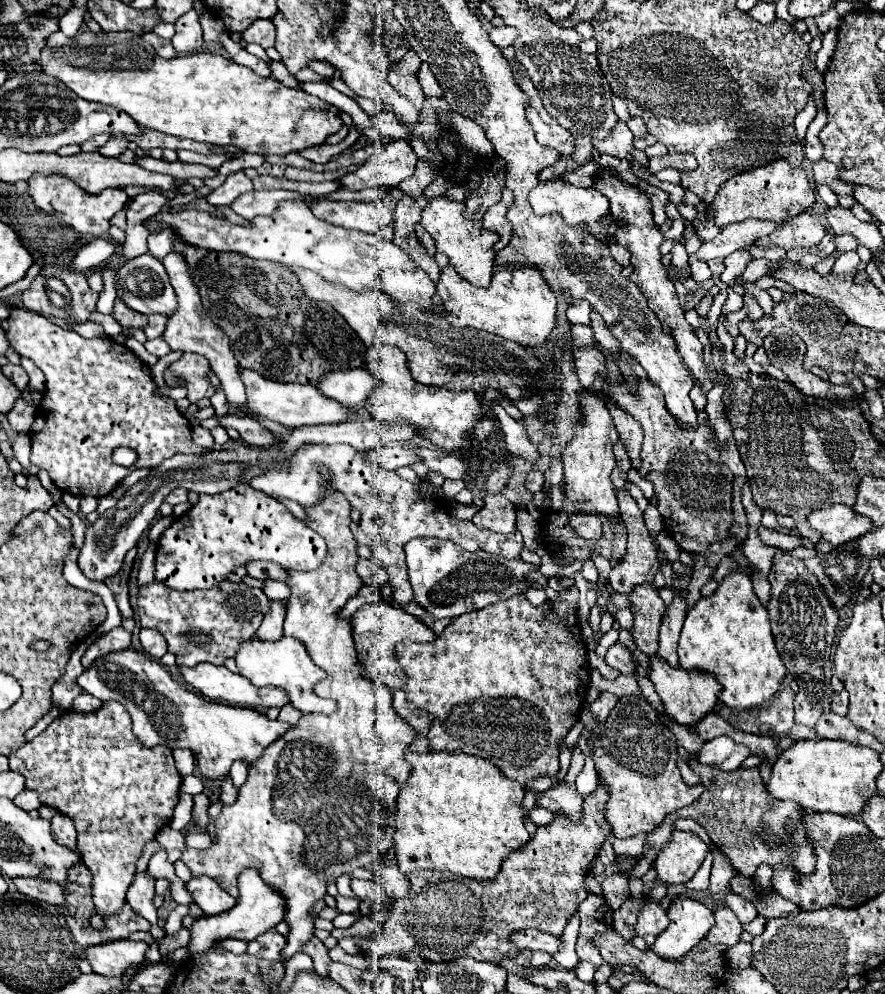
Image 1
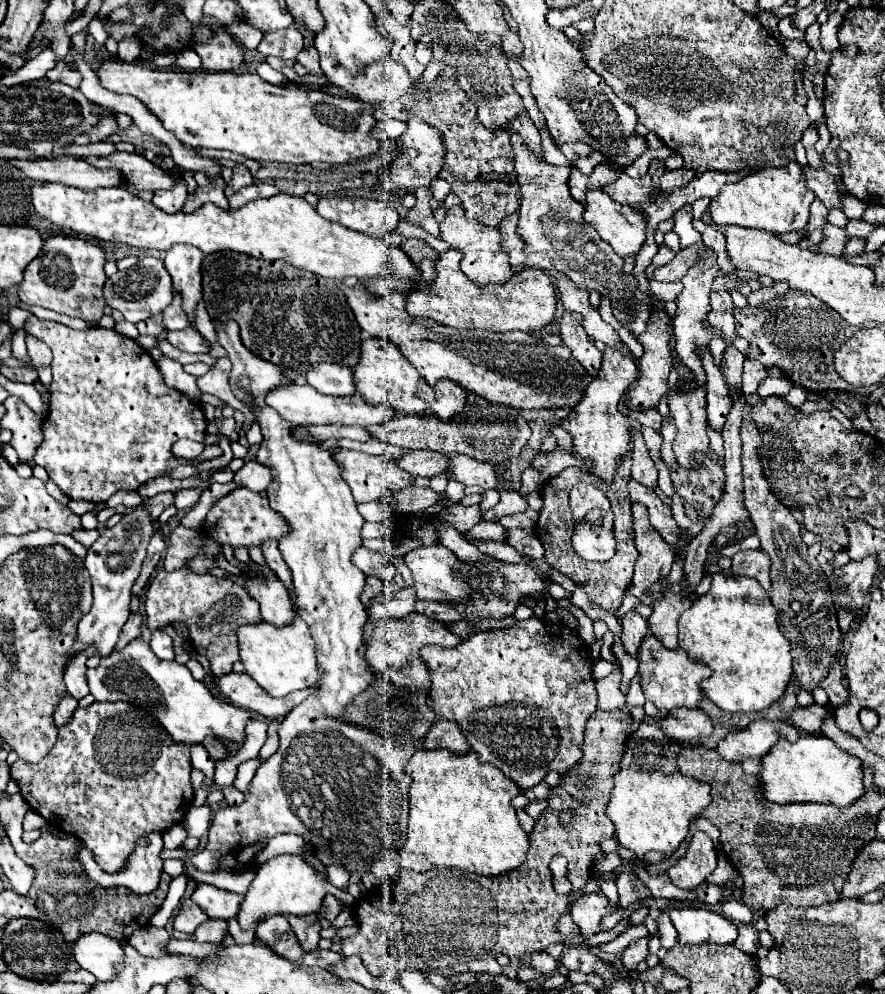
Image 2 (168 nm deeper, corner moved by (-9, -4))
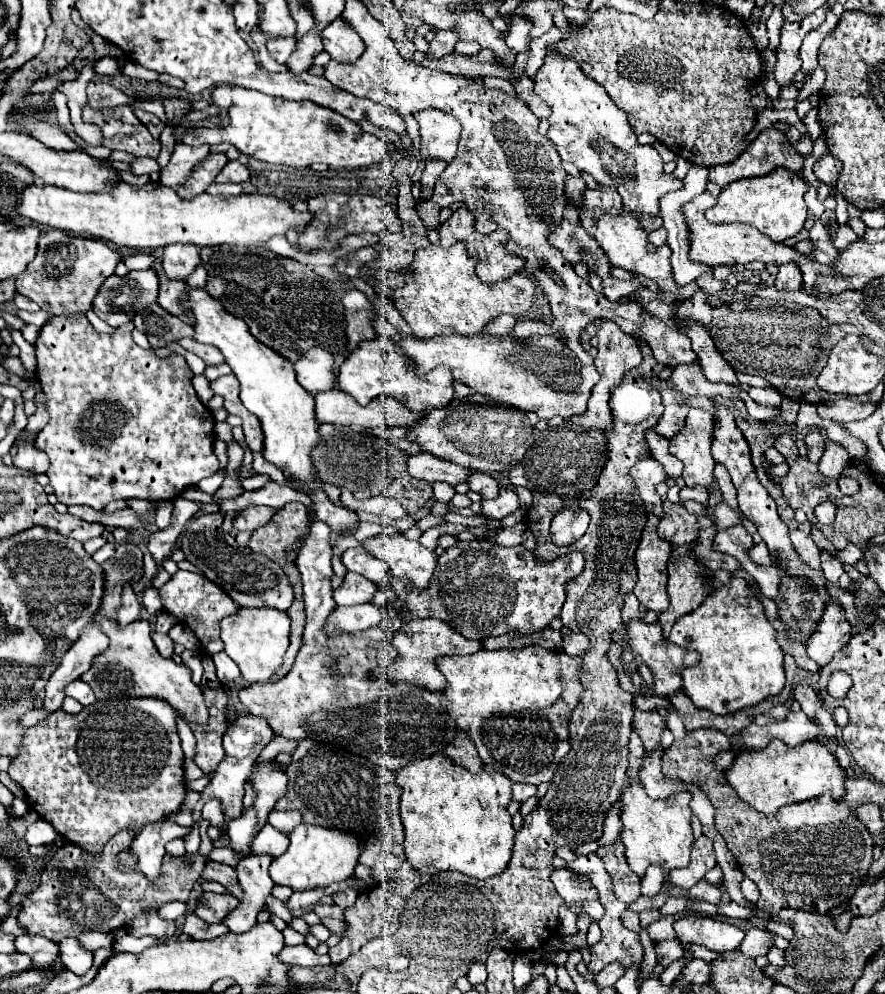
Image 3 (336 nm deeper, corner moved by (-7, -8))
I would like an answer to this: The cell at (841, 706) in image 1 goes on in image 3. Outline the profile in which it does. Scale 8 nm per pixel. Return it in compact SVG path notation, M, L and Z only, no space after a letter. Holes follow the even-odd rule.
M838 599L826 603L826 611L816 633L806 643L808 655L820 665L828 665L836 651L840 651L852 637L852 625L846 619L846 609Z

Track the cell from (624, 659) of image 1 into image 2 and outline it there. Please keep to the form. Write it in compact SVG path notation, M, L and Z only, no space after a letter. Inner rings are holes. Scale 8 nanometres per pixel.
M630 609L624 617L622 617L622 645L626 649L626 653L634 655L636 649L640 647L642 639L648 635L648 621L644 617L640 617L634 609Z

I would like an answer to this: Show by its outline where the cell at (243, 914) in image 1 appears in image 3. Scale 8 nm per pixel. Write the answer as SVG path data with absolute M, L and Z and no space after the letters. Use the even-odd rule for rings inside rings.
M300 823L290 835L288 851L272 861L270 877L274 883L288 885L292 891L308 891L316 887L326 887L336 881L344 881L354 875L354 867L360 855L358 847L360 841L356 835Z

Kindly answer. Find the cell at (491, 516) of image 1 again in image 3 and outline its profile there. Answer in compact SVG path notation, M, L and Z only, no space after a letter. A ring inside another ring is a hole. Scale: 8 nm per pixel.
M500 489L498 499L482 501L482 515L488 519L504 519L518 509L518 495L512 489Z

